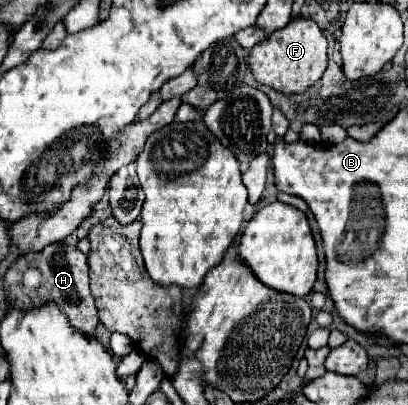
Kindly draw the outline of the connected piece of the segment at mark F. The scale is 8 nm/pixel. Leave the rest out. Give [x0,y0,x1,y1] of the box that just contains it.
[250,16,326,94]

